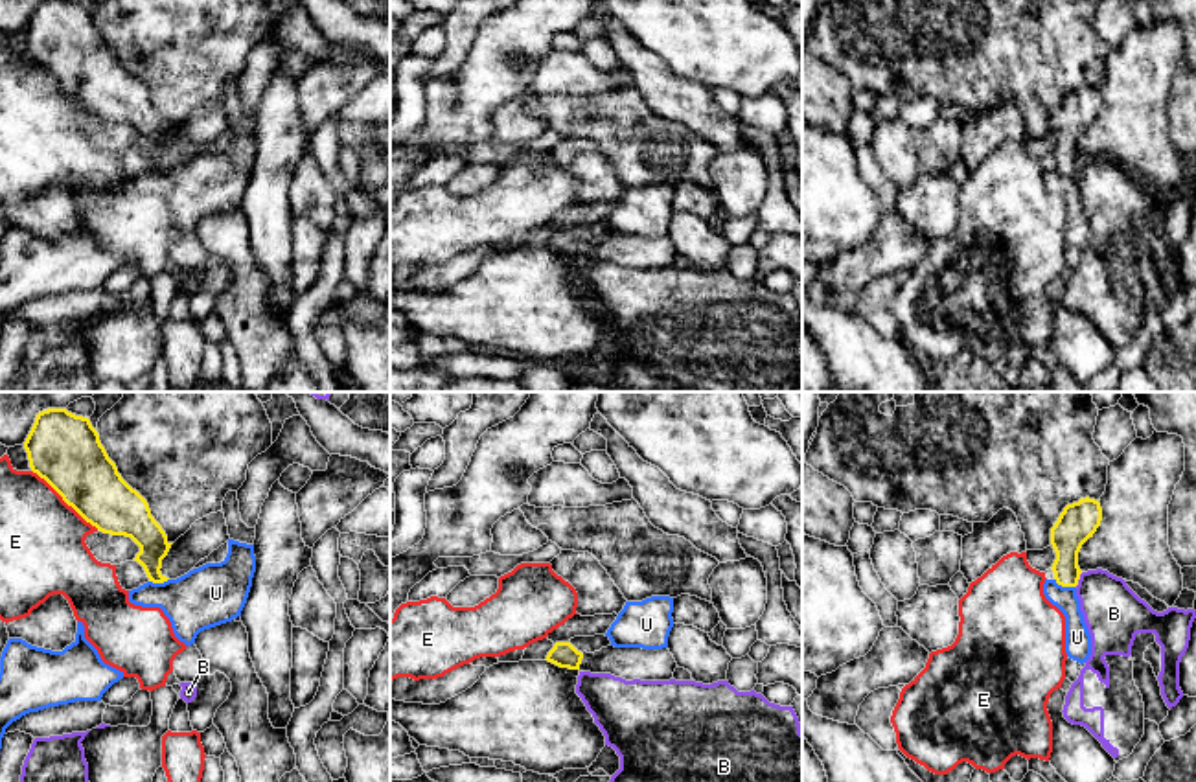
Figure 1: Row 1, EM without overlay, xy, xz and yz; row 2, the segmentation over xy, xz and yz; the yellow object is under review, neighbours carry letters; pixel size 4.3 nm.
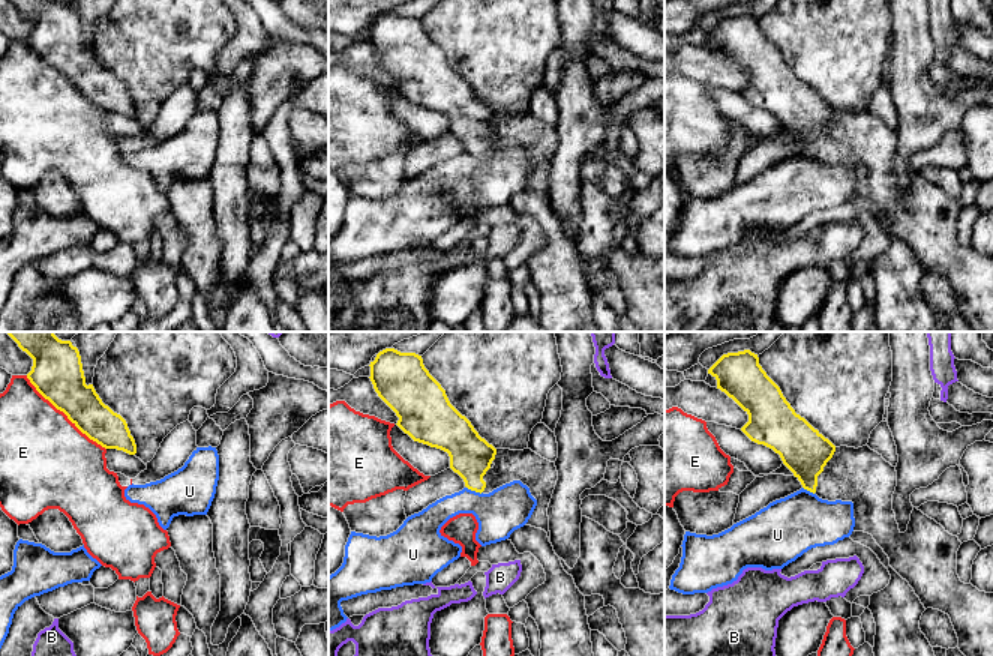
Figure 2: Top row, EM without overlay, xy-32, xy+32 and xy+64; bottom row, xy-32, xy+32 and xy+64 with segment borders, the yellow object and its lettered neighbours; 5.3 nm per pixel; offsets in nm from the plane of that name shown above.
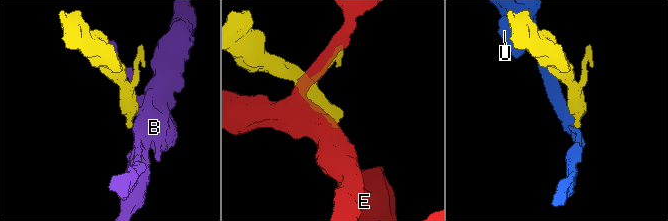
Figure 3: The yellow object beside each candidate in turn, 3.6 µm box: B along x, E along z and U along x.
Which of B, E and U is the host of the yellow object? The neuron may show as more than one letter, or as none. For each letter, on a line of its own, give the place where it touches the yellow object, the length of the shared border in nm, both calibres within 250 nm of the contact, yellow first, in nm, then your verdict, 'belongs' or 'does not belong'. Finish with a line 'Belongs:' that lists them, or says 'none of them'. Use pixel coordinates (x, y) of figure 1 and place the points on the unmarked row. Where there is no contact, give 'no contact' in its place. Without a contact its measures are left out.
B: meets yellow in yz at (1079, 166); contact 70 nm long; 170 nm thick on the yellow side, 260 nm on the other; does not belong
E: meets yellow in xy at (65, 89); contact 400 nm long; 320 nm thick on the yellow side, 380 nm on the other; does not belong
U: meets yellow in yz at (1064, 173); contact 100 nm long; 160 nm thick on the yellow side, 110 nm on the other; does not belong
Belongs: none of them

